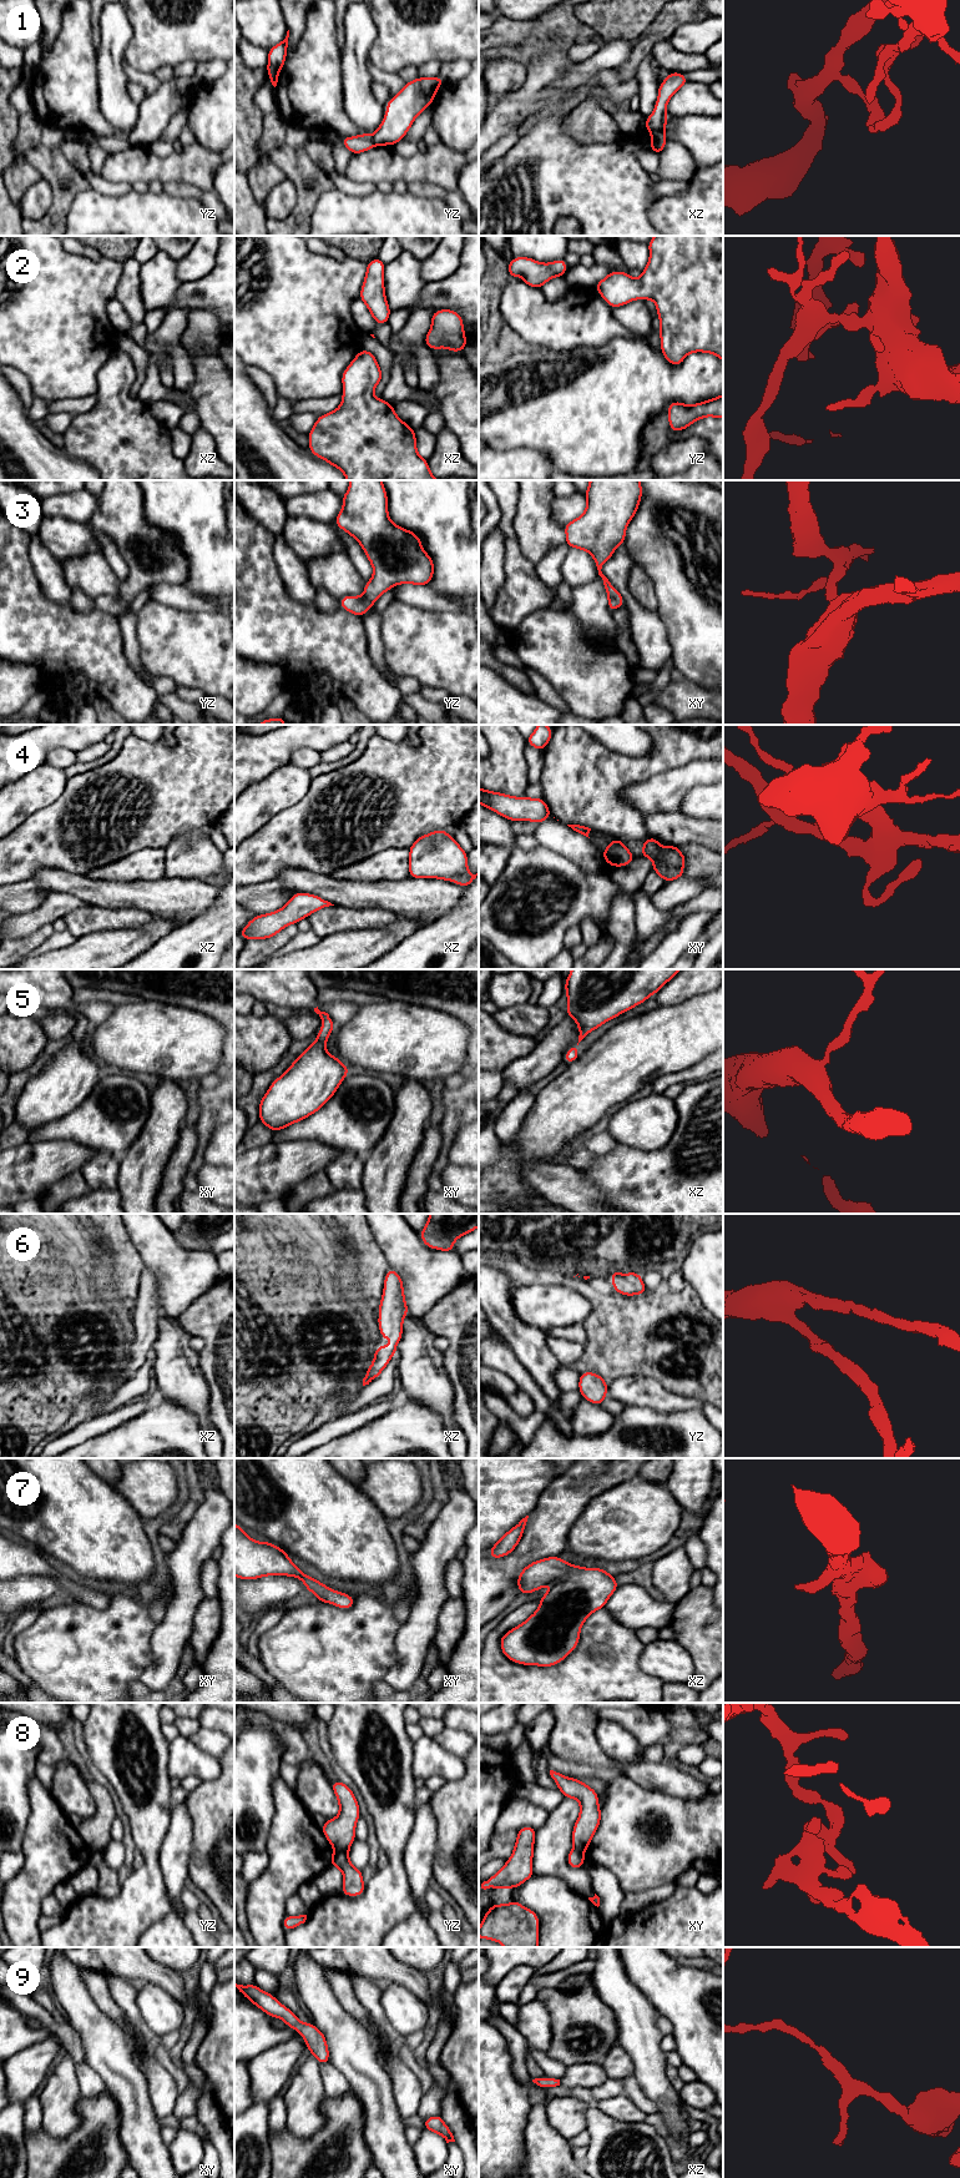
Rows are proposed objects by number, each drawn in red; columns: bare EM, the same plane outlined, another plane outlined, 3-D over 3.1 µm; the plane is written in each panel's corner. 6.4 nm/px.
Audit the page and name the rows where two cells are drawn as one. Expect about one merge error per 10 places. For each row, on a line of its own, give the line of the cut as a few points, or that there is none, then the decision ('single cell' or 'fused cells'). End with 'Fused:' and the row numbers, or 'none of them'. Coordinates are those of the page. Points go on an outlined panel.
1: cut xz (663, 130), (652, 132); fused cells
2: cut none; single cell
3: cut none; single cell
4: cut none; single cell
5: cut none; single cell
6: cut none; single cell
7: cut none; single cell
8: cut none; single cell
9: cut none; single cell
Fused: 1

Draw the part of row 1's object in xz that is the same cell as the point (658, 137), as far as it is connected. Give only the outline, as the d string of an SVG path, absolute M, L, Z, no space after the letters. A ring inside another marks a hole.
M655 131L651 136L651 152L661 153L666 147L666 133L665 131Z

